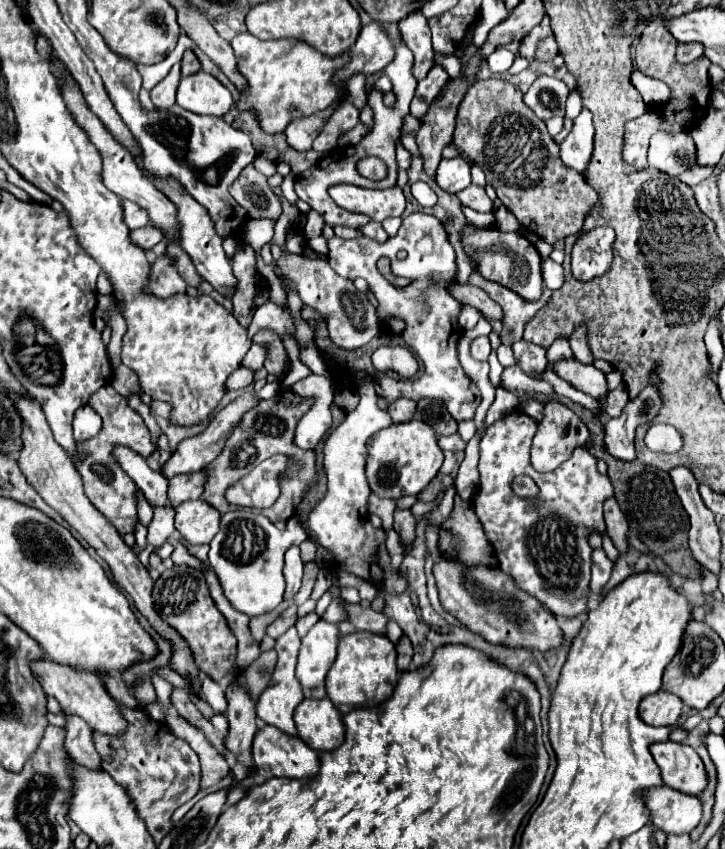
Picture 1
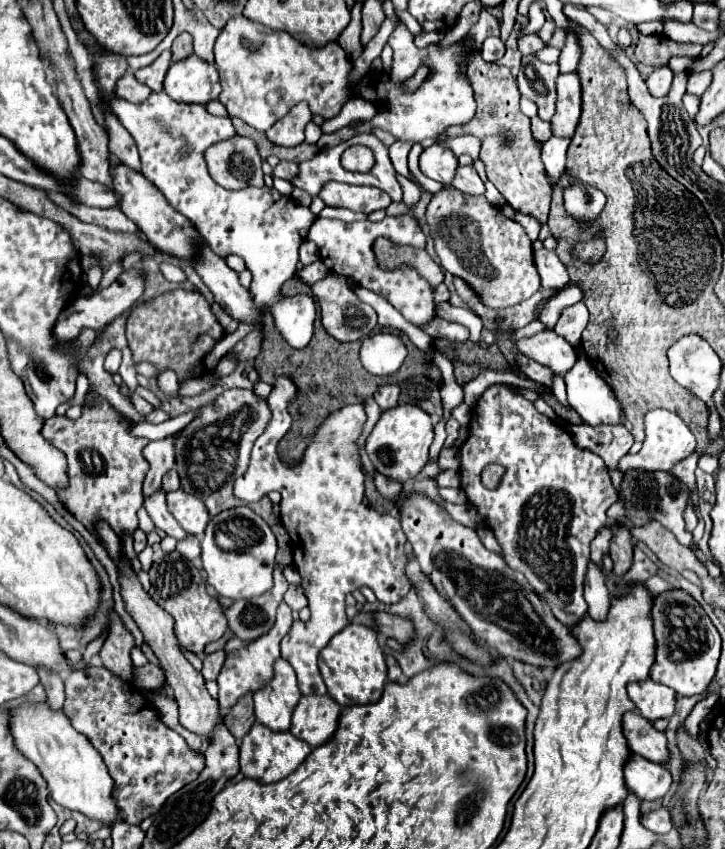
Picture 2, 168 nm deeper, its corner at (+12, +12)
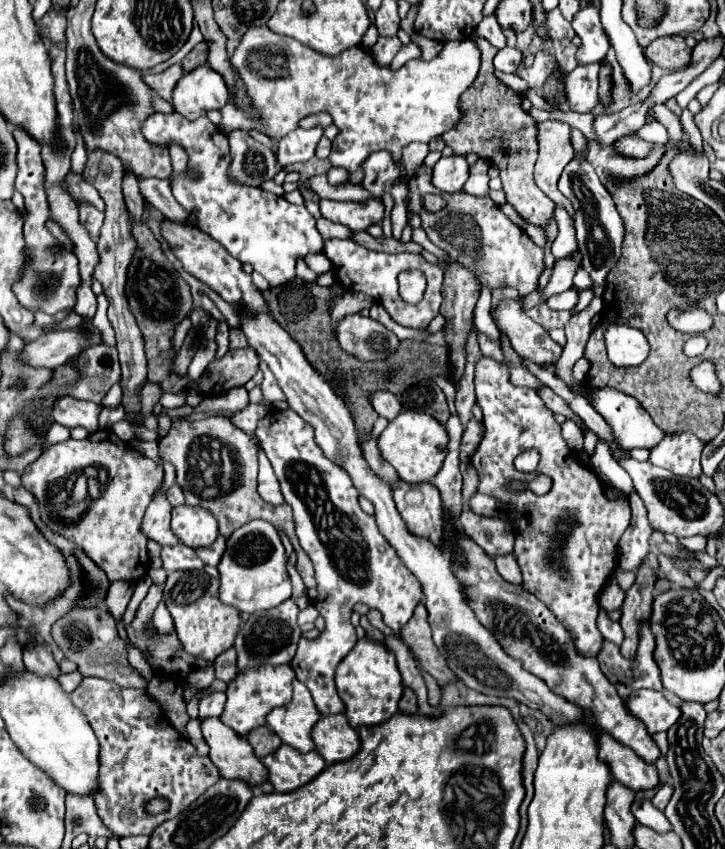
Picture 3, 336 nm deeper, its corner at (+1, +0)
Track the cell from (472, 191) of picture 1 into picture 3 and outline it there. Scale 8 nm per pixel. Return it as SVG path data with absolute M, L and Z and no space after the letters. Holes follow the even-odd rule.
M479 158L471 168L469 168L469 180L463 186L463 192L471 196L487 196L489 194L489 162Z

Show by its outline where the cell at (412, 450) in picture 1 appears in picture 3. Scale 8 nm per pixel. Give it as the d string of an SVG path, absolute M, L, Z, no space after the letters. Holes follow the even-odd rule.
M407 410L389 422L389 426L379 436L377 446L381 450L383 460L387 460L395 468L395 472L403 482L423 484L423 482L429 482L441 470L443 458L447 454L447 442L449 442L447 432L433 416Z

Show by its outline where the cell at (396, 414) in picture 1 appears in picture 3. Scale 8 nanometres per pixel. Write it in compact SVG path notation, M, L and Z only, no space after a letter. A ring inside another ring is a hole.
M387 390L375 392L375 394L371 396L371 404L373 404L375 412L377 412L379 416L387 418L387 420L393 420L393 418L399 416L401 410L403 410L403 406L401 406L401 402L397 400L397 396L391 394L391 392L387 392Z

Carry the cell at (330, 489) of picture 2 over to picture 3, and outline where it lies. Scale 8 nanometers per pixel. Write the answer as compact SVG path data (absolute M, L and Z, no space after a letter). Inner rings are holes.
M271 410L267 418L259 422L255 434L275 470L285 502L293 508L297 538L315 566L317 598L313 606L325 618L325 630L315 640L299 640L291 666L297 678L309 688L323 716L341 714L345 706L335 690L333 674L337 664L357 642L351 624L353 606L361 602L381 610L385 624L397 634L423 600L423 592L415 576L381 536L375 516L361 510L353 480L343 468L325 458L313 440L313 428L299 414L293 410Z

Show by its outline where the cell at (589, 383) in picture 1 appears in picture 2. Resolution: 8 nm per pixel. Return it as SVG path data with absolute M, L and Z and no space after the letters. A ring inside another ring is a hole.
M544 330L518 340L518 350L530 360L552 368L556 374L568 372L576 362L576 350L554 330Z

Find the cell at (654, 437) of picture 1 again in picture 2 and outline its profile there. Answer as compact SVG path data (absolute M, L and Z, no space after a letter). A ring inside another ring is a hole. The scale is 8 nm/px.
M652 410L644 418L646 426L646 438L642 444L642 450L635 455L627 454L619 462L618 467L625 472L628 468L646 468L646 470L670 470L680 460L690 456L696 450L696 438L690 432L690 428L684 424L684 420L670 412L670 410Z

